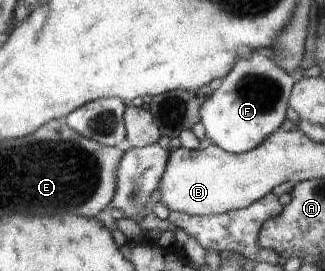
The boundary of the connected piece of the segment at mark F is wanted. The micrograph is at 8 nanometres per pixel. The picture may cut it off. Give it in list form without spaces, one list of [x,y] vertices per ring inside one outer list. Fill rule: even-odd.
[[[253,52],[243,54],[223,78],[218,90],[200,106],[205,137],[232,154],[244,154],[260,146],[286,119],[288,99],[296,80],[272,60]]]

